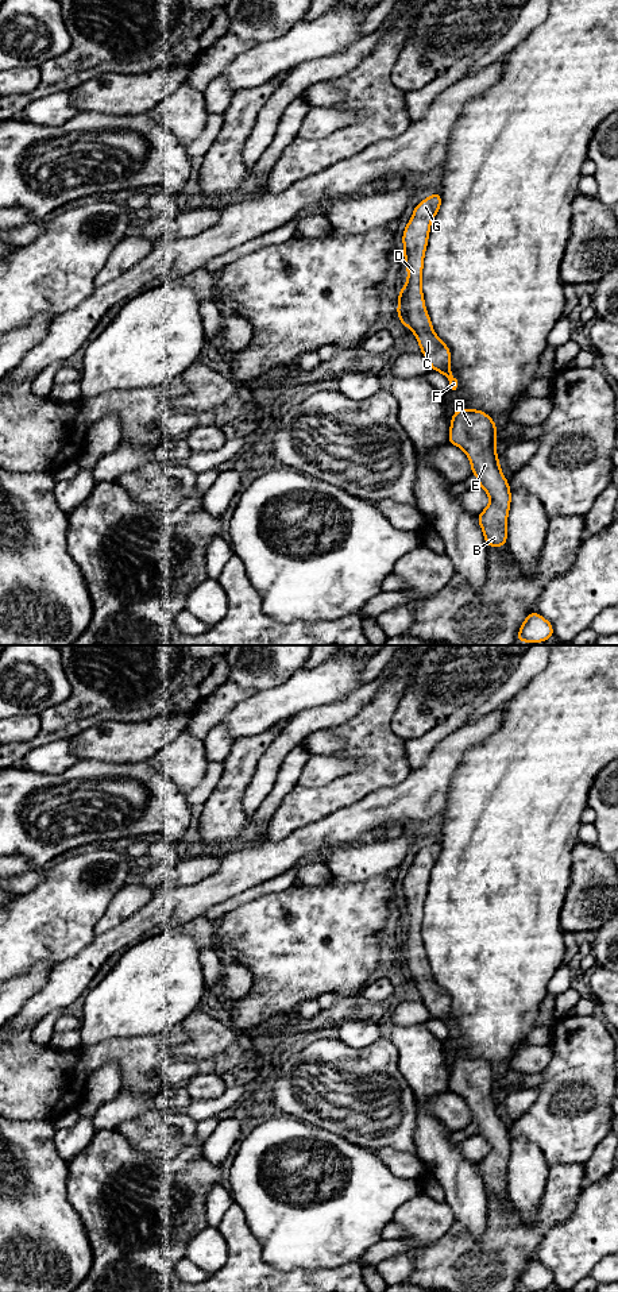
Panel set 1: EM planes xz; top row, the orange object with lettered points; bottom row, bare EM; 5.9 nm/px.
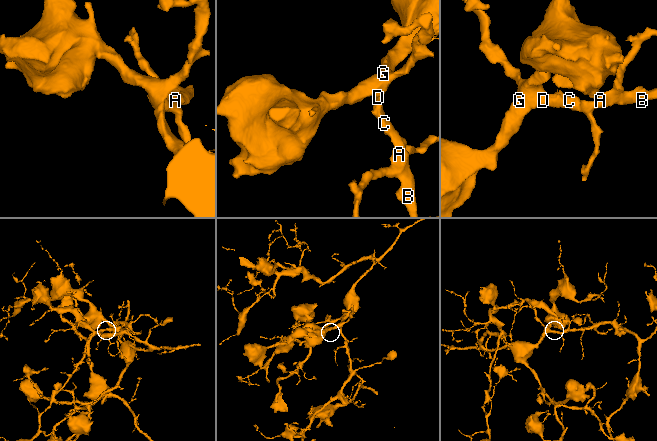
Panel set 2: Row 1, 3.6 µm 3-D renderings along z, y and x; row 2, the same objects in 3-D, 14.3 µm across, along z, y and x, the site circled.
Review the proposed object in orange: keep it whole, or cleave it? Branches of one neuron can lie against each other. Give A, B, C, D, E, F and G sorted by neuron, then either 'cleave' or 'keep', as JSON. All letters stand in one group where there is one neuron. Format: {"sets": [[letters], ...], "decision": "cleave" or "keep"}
{"sets": [["A", "B", "C", "D", "E", "F", "G"]], "decision": "keep"}

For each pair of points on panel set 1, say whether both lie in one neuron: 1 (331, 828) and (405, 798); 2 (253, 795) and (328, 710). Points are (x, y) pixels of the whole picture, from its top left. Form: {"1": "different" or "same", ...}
{"1": "same", "2": "same"}

